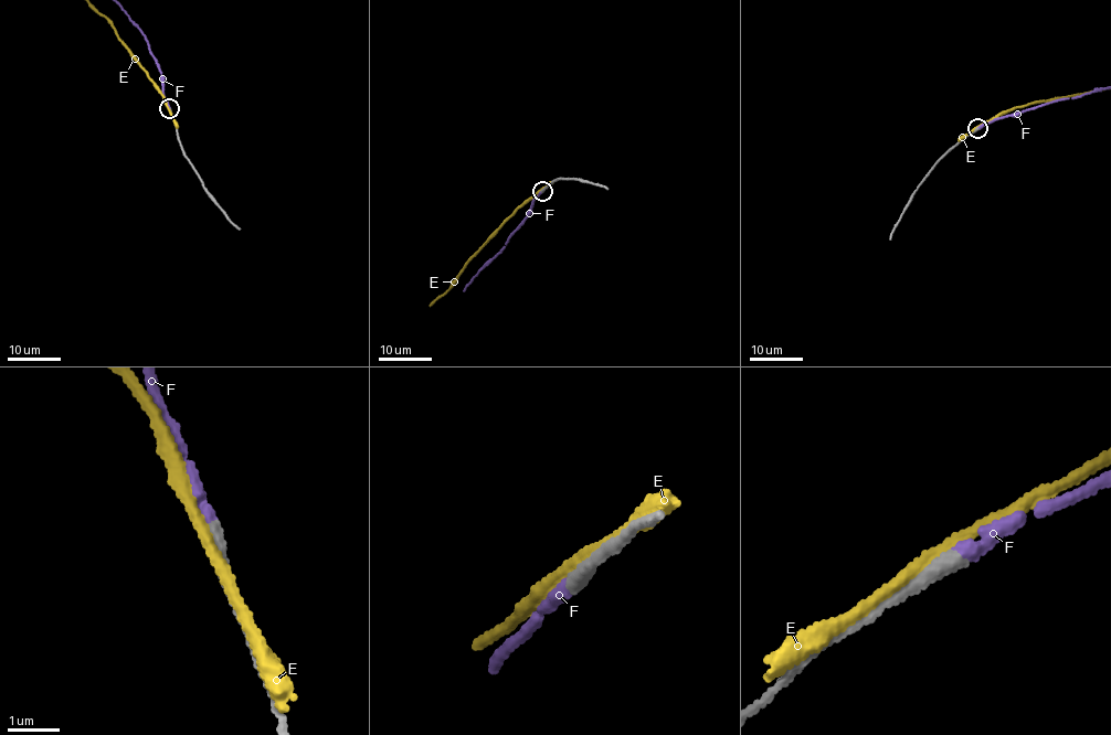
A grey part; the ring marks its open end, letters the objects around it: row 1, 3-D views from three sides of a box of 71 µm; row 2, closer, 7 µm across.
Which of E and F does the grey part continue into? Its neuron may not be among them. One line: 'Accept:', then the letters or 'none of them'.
Accept: F

